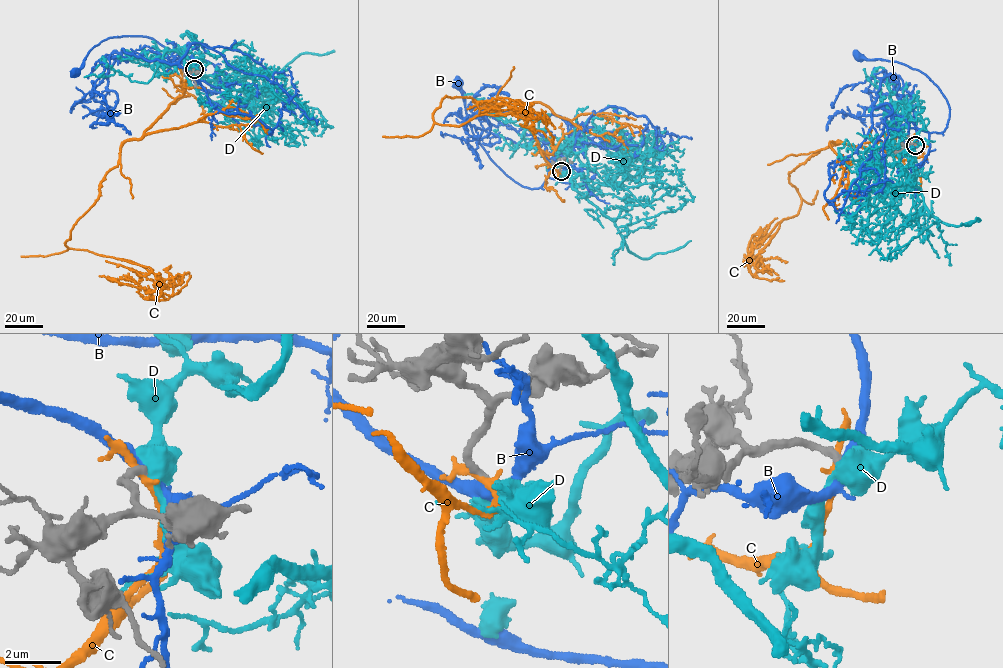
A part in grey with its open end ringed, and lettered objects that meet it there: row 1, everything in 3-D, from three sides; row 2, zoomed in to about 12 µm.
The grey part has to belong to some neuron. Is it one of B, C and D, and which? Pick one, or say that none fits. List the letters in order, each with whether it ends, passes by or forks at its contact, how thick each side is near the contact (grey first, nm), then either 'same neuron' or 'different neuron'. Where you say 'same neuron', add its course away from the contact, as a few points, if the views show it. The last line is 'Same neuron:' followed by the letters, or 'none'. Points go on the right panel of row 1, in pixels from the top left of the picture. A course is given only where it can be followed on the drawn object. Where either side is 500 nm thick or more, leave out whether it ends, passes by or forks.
B: it forks | 260/360 nm | different neuron
C: it passes by | 280/240 nm | different neuron
D: 260/500 nm | same neuron | via (915, 145), (924, 124), (904, 109), (892, 143), (911, 156), (932, 216), (877, 244), (871, 223)
Same neuron: D

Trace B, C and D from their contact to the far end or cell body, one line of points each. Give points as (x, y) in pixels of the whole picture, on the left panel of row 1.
B: (193, 68), (180, 60), (179, 53), (152, 39), (129, 35), (101, 42), (90, 50), (81, 68), (73, 72)
C: (193, 69), (181, 97), (122, 144), (65, 243), (148, 267), (161, 282), (152, 290), (108, 279), (132, 285)
D: (194, 69), (198, 49), (174, 50), (196, 80), (229, 82), (228, 96), (295, 97), (317, 125), (309, 110)

